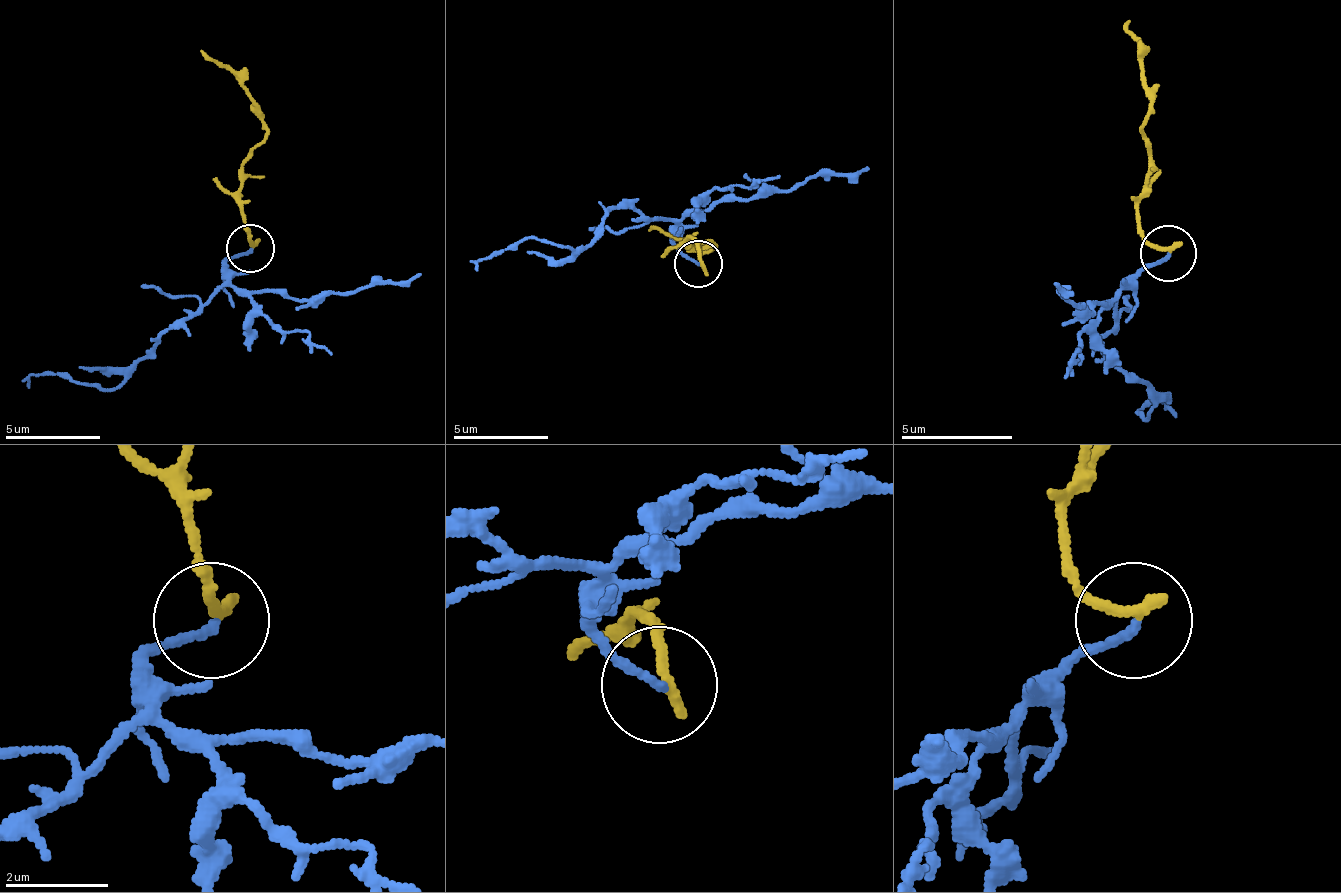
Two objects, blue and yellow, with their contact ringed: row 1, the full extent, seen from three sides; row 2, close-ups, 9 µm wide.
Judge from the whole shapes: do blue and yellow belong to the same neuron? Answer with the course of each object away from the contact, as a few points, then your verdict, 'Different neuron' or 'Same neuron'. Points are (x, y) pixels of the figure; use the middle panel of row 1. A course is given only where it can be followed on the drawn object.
Course of blue: (697, 262), (673, 243), (668, 219), (611, 210), (583, 248), (521, 238), (483, 257), (478, 272). Course of yellow: (702, 262), (692, 238), (687, 243), (692, 248), (711, 243), (711, 248), (649, 229). Same neuron

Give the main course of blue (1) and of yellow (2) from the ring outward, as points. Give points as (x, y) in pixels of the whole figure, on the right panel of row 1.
1: (1166, 254), (1116, 299), (1105, 355), (1150, 388), (1144, 416), (1138, 411), (1150, 400), (1178, 416)
2: (1166, 248), (1138, 226), (1150, 148), (1144, 125), (1150, 92), (1127, 19)

